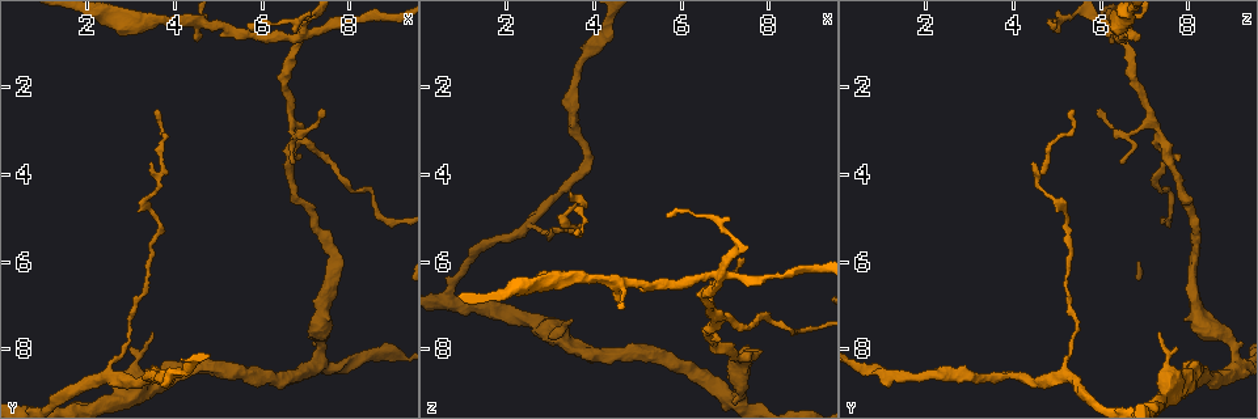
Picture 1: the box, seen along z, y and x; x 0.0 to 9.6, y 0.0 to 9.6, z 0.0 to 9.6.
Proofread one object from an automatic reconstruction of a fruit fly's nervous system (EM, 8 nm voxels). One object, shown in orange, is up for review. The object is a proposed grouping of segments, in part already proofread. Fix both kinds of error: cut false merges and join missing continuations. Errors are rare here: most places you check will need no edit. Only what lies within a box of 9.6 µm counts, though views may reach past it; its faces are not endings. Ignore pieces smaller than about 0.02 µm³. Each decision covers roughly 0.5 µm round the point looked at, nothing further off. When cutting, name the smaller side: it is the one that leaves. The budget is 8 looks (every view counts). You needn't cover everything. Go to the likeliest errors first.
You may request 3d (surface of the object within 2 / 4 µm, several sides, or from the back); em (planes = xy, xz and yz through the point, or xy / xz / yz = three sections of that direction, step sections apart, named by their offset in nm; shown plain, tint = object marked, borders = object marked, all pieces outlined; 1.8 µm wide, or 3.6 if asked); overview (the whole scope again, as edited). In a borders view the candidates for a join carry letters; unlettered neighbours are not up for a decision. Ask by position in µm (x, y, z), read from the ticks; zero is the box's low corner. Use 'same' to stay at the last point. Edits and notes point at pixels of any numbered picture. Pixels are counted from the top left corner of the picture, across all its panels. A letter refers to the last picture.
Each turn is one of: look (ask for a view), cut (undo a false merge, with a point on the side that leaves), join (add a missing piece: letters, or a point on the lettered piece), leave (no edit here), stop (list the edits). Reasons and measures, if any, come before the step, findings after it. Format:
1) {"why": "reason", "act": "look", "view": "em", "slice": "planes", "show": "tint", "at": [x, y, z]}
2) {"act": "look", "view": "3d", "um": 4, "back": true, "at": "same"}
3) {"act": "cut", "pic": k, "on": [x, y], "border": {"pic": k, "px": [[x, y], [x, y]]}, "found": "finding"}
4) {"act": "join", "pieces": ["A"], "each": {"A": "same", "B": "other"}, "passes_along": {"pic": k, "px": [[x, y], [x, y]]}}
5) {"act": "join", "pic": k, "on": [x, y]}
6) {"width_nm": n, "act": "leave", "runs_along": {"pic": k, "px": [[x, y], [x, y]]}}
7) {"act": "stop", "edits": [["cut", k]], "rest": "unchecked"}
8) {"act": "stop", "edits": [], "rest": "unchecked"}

{"why": "abrupt turn", "act": "look", "view": "3d", "um": 2, "back": true, "at": [6.80, 0.90, 6.35]}

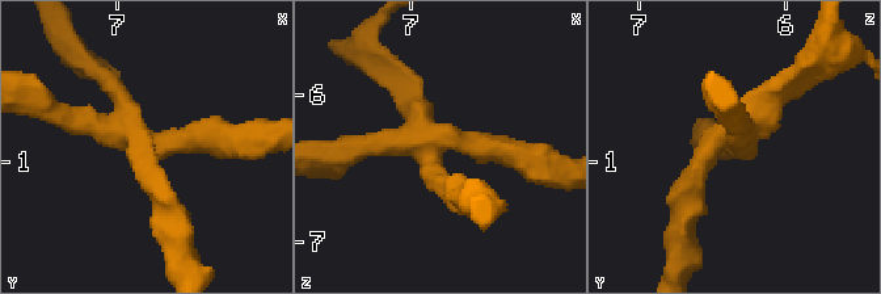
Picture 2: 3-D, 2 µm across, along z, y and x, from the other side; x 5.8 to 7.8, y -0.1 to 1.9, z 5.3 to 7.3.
{"arms": 4, "why": "shape alone is not enough", "act": "look", "view": "em", "um": 3.6, "slice": "yz", "step": 16, "show": "plain", "at": [6.84, 0.88, 6.40]}

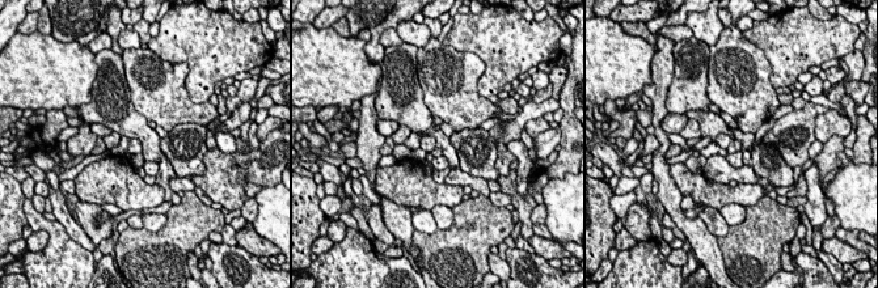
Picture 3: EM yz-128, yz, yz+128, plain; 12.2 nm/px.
{"why": "see the neighbours", "act": "look", "view": "em", "um": 3.6, "slice": "yz", "step": 16, "show": "borders", "at": "same"}

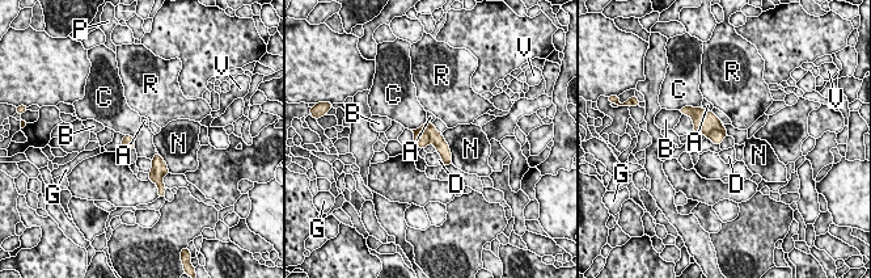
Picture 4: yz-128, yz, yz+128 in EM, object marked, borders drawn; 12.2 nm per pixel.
{"act": "cut", "pic": 4, "on": [717, 137], "each": {"A": "other", "B": "other", "C": "other", "D": "other", "G": "other", "N": "other", "P": "other", "R": "other", "V": "other"}, "border": {"pic": 4, "px": [[724, 133], [711, 130], [706, 137]]}, "found": "a second neuron is stuck on"}

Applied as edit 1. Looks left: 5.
{"act": "look", "view": "overview"}

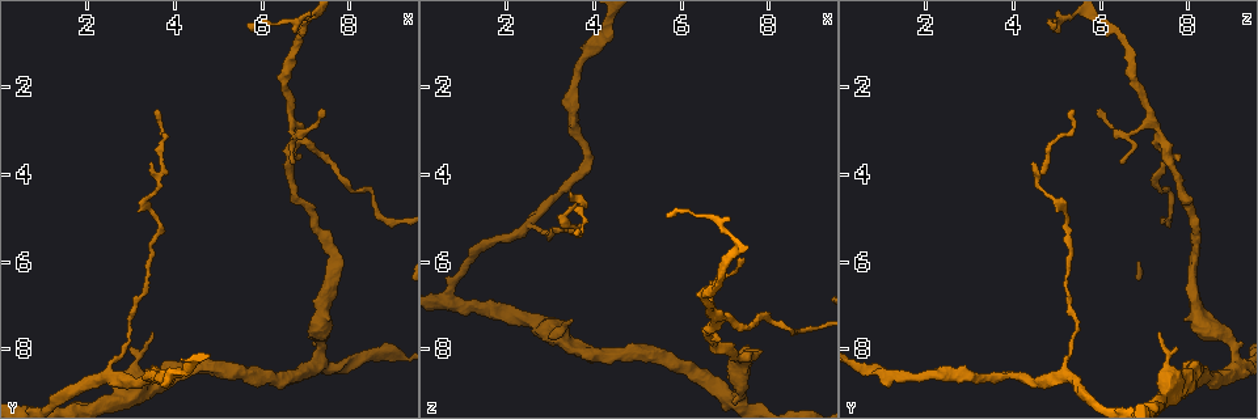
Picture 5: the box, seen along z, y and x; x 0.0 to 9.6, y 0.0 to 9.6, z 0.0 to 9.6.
{"why": "a fork", "act": "look", "view": "em", "slice": "yz", "step": 16, "show": "tint", "at": [2.45, 8.50, 5.15]}

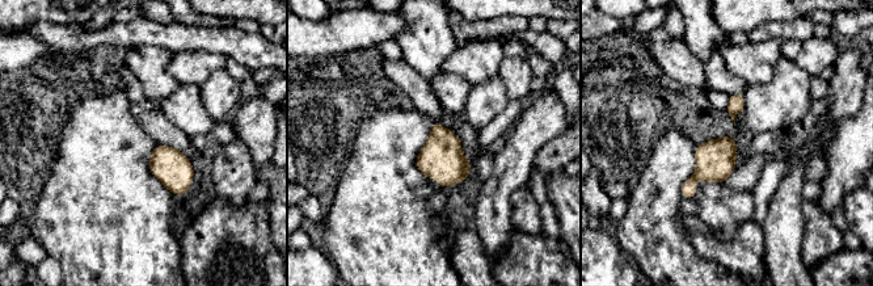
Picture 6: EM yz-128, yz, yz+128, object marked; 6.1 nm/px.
{"why": "what lies round it", "act": "look", "view": "em", "slice": "yz", "step": 16, "show": "borders", "at": "same"}

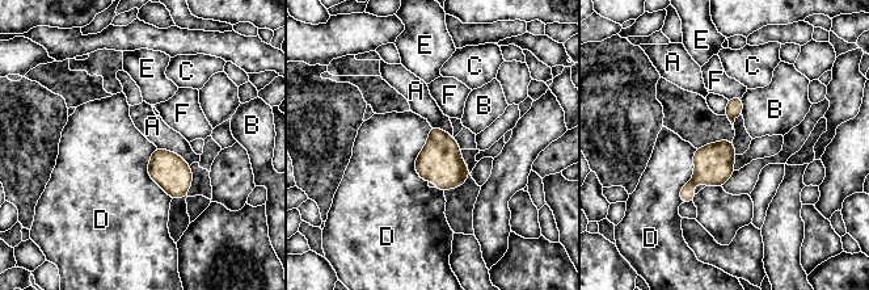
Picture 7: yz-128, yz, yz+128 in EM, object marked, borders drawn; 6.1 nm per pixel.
{"longest_contact_nm": ["D", 360], "act": "leave", "each": {"A": "other", "B": "other", "C": "other", "D": "other", "E": "other", "F": "other"}, "border": {"pic": 7, "px": [[430, 126], [414, 164], [427, 184]]}, "found": "all the same neuron"}

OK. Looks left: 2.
{"why": "a narrow waist", "act": "look", "view": "3d", "um": 2, "at": [7.55, 6.00, 8.20]}

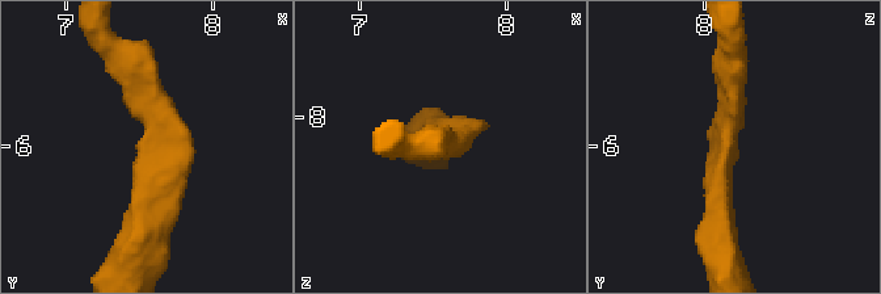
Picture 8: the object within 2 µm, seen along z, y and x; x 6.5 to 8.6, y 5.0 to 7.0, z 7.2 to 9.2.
{"arm_widths_nm": [190, 280], "act": "look", "view": "em", "slice": "planes", "show": "borders", "at": [7.62, 5.96, 8.18]}

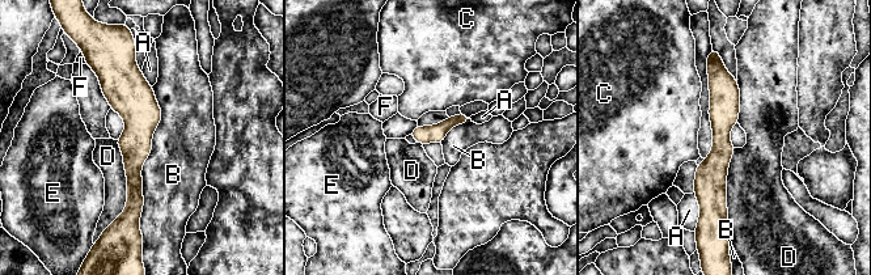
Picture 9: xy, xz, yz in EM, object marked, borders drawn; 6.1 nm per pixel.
{"act": "leave", "each": {"A": "other", "B": "other", "C": "other", "D": "other", "E": "other", "F": "other"}, "found": "one neuron here"}

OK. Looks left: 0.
{"act": "stop", "edits": [["cut", 4]], "rest": "unchecked"}

